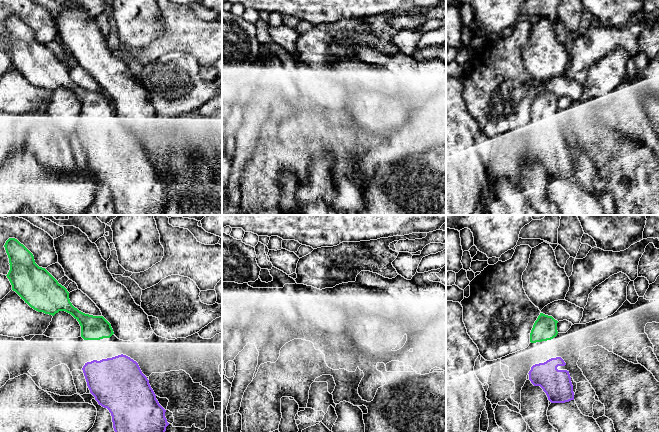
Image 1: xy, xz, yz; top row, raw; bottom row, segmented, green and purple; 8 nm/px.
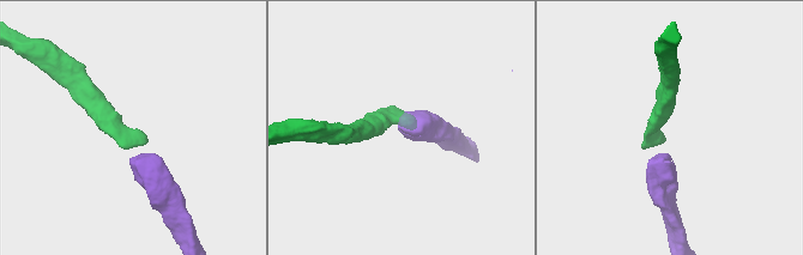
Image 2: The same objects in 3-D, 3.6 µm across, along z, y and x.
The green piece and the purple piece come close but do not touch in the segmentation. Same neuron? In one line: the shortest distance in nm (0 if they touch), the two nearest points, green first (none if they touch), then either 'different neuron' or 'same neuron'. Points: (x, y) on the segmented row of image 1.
150 nm | yz (546, 340), (551, 358) | same neuron

